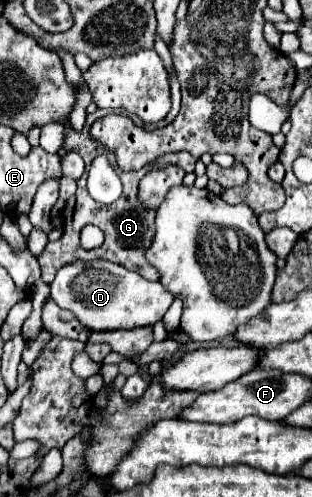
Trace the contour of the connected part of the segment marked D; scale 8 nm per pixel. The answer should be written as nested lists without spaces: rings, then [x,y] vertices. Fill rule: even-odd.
[[[98,259],[98,261],[76,261],[62,267],[50,285],[52,299],[72,311],[92,331],[114,331],[114,329],[136,329],[154,325],[164,317],[174,301],[174,295],[162,285],[138,277],[138,273],[124,269],[122,265]]]

